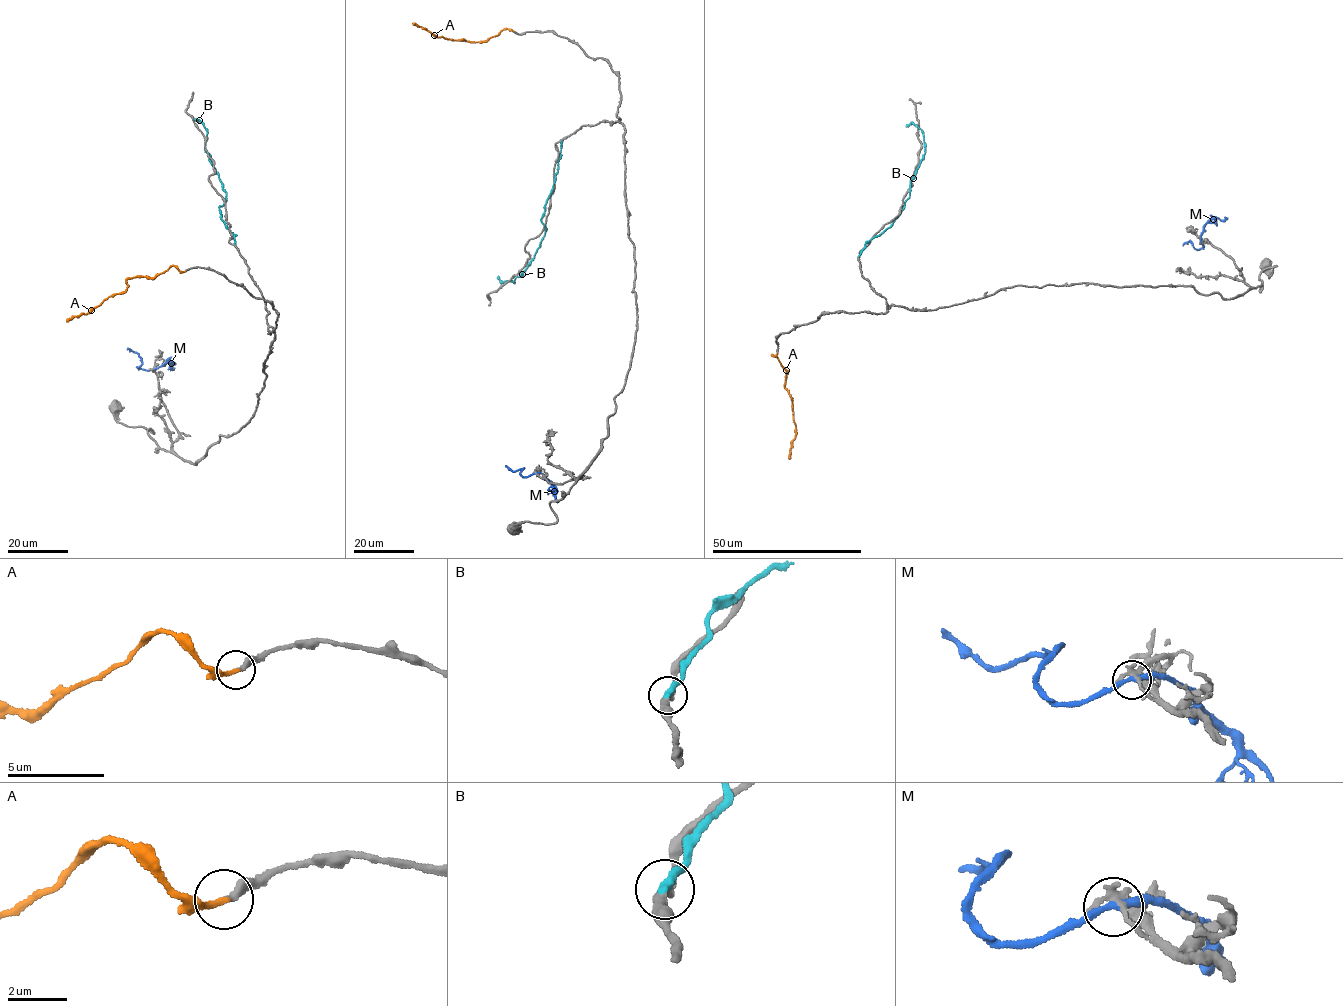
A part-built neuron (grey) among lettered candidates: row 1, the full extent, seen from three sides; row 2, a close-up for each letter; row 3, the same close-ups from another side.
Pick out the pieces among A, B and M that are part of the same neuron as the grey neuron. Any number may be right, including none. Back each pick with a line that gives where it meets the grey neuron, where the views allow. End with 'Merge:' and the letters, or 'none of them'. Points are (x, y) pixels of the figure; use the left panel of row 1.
A: Touches grey at (184, 271)
Merge: A

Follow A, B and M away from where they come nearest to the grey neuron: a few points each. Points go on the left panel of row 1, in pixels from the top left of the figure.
A: (184, 271), (173, 266), (152, 277), (129, 277), (124, 292), (112, 294), (85, 314), (74, 315), (66, 321)
B: (235, 245), (234, 236), (219, 206), (226, 199), (226, 191), (205, 150), (207, 131), (194, 119)
M: (151, 370), (140, 369), (141, 358), (127, 349)

